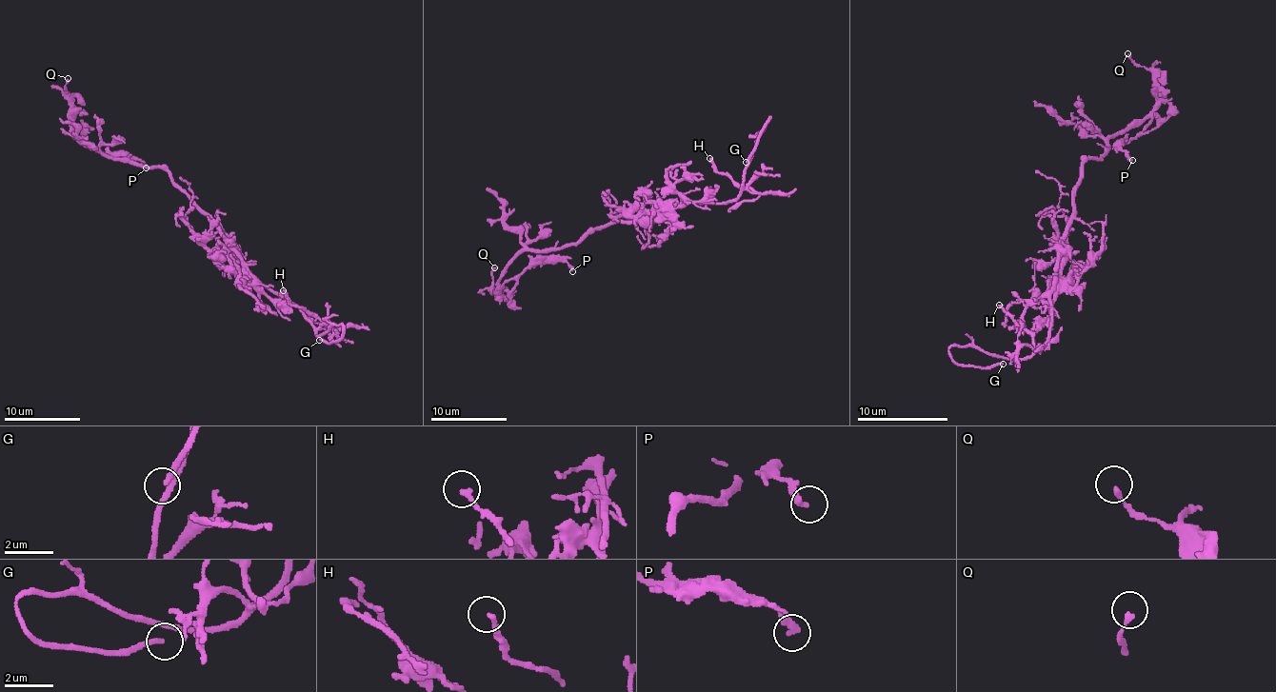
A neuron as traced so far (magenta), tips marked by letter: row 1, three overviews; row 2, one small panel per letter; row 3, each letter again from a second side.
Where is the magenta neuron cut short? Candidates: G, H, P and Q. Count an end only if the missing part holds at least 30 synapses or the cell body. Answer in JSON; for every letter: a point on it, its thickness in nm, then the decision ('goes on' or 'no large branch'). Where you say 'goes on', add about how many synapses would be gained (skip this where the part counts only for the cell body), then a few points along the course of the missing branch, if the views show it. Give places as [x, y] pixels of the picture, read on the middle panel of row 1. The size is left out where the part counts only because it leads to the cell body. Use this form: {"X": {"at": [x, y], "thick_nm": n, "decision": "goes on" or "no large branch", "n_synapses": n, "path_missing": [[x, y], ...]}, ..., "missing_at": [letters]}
{"G": {"at": [746, 162], "thick_nm": 200, "decision": "goes on", "path_missing": [[746, 162], [738, 173], [727, 218], [725, 248], [704, 279], [704, 294], [709, 302], [711, 321], [706, 326]]}, "H": {"at": [709, 158], "thick_nm": 220, "decision": "no large branch"}, "P": {"at": [572, 271], "thick_nm": 240, "decision": "no large branch"}, "Q": {"at": [494, 267], "thick_nm": 180, "decision": "no large branch"}, "missing_at": ["G"]}

